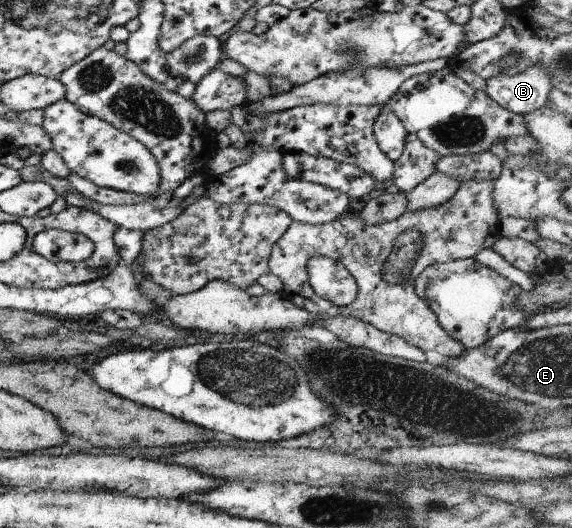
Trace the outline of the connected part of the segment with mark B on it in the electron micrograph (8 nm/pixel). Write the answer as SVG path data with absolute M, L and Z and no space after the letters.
M535 64L490 78L485 91L502 108L524 116L546 105L553 90L551 68Z

